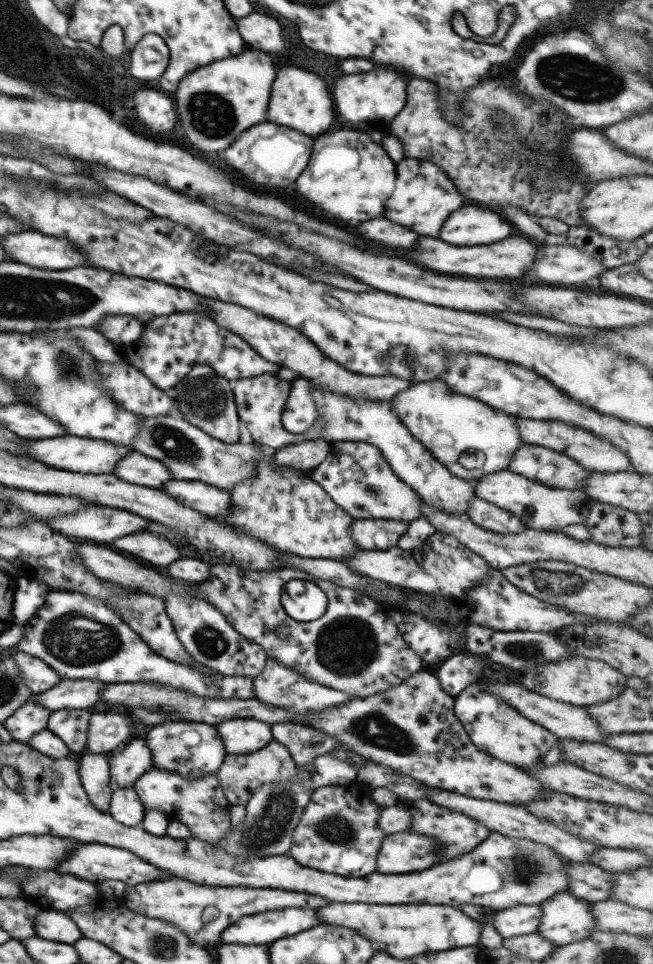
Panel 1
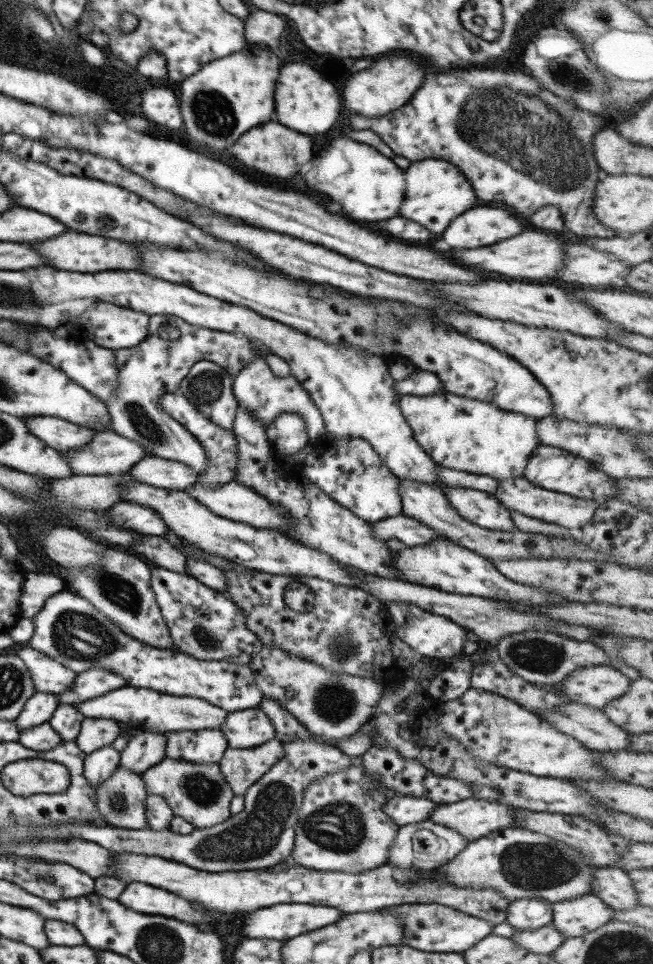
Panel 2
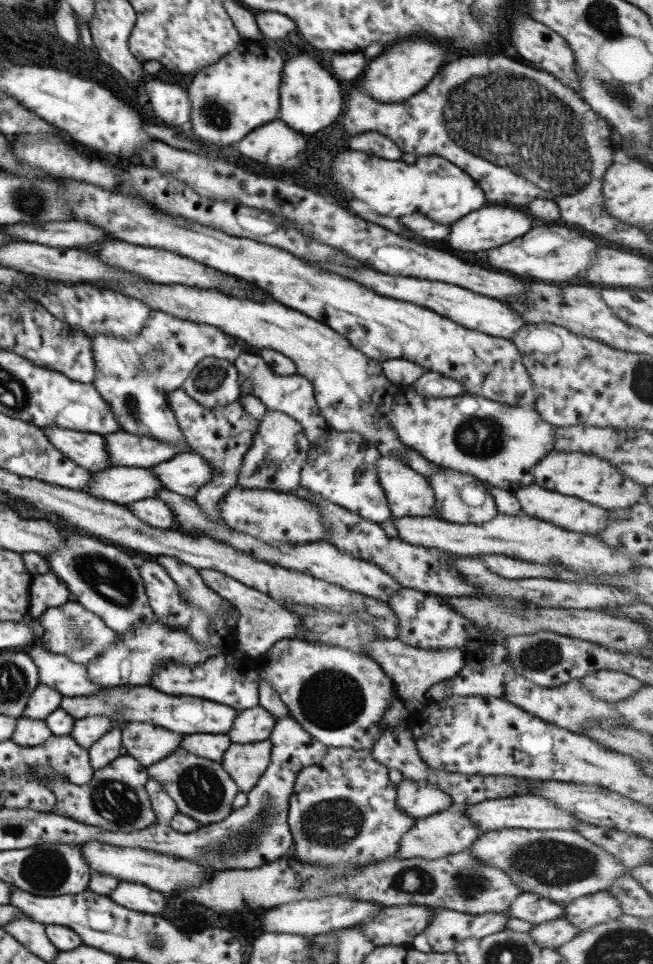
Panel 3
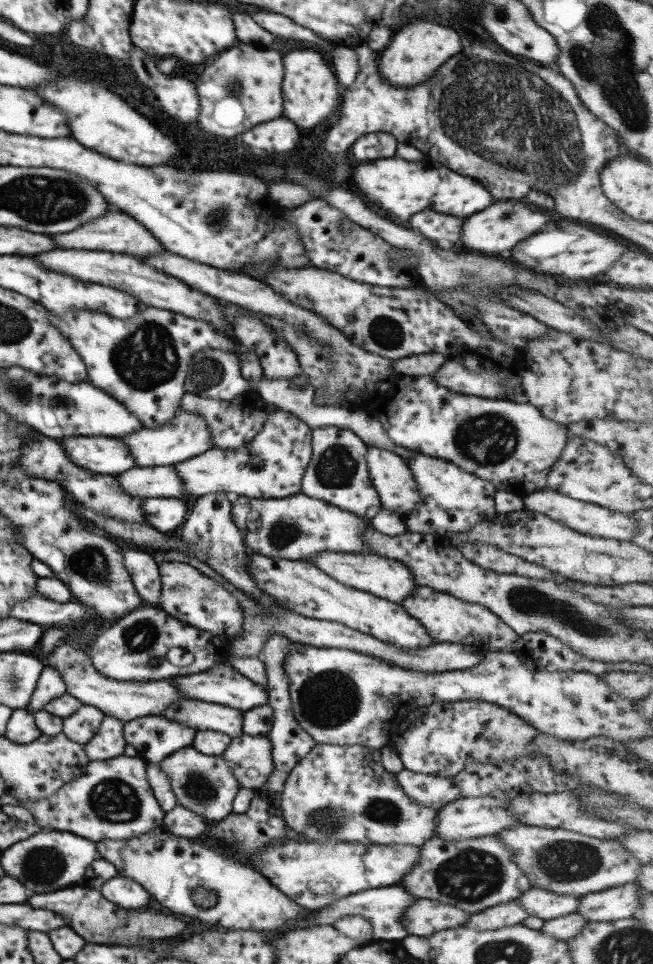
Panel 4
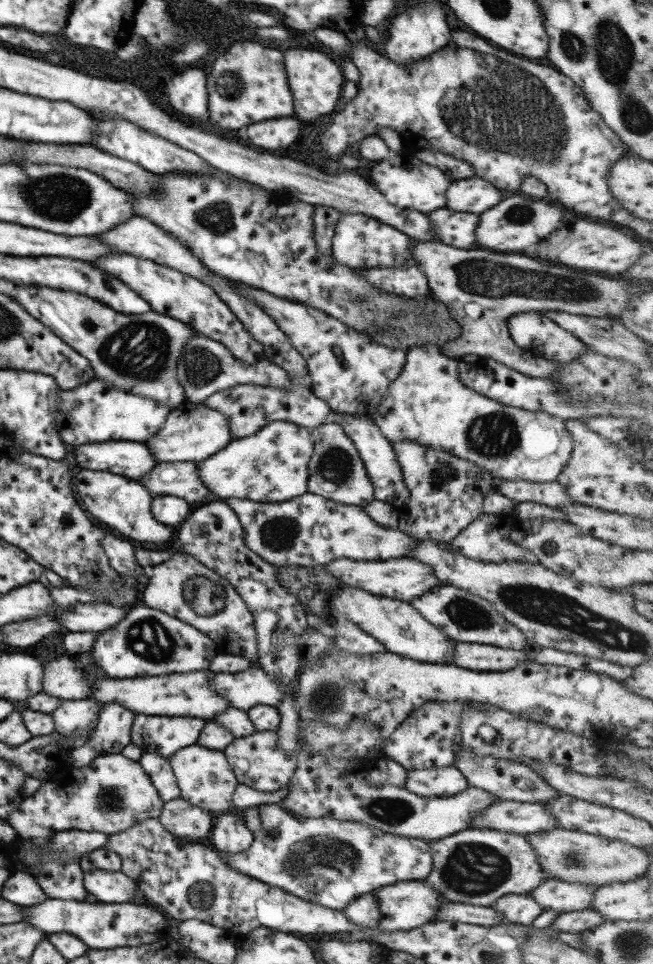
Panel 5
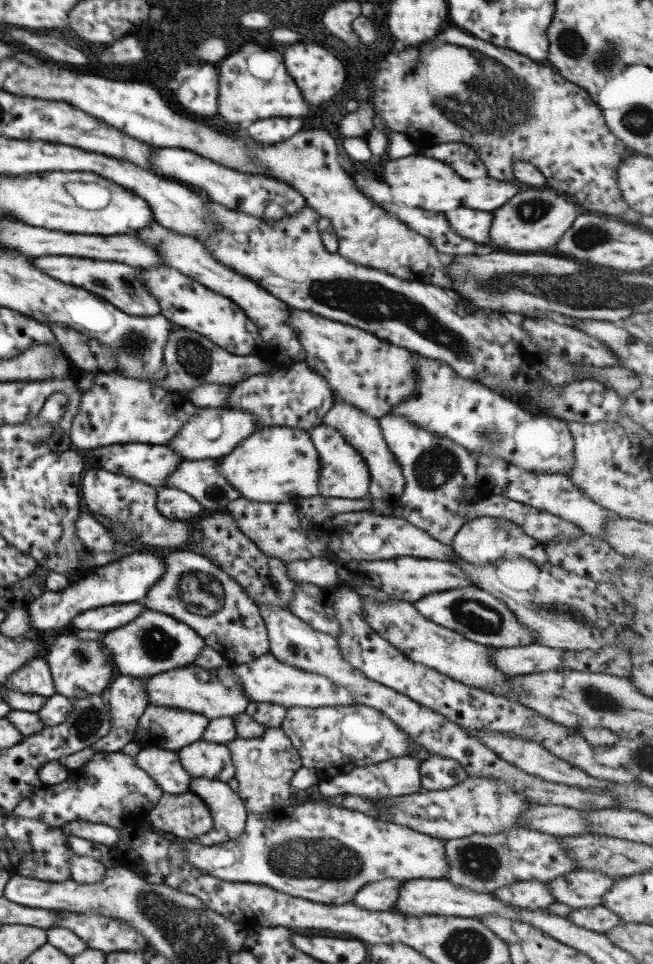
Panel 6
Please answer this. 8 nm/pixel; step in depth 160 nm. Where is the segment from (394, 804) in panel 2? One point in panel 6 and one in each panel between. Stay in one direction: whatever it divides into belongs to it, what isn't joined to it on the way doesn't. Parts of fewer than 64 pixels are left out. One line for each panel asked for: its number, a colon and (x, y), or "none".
3: (417, 799)
4: (430, 791)
5: (439, 782)
6: (437, 772)

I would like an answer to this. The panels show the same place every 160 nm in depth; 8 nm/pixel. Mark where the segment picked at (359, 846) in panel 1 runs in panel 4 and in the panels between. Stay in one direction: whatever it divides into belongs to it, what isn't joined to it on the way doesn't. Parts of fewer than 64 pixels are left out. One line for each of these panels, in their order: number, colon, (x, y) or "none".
2: (341, 826)
3: (344, 809)
4: (334, 793)

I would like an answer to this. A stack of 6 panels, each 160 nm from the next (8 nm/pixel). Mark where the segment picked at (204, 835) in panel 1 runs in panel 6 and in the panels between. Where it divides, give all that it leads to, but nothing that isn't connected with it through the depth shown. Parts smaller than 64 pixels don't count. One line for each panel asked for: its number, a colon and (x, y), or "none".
2: (197, 793)
3: (200, 789)
4: (203, 784)
5: (204, 778)
6: (200, 759)

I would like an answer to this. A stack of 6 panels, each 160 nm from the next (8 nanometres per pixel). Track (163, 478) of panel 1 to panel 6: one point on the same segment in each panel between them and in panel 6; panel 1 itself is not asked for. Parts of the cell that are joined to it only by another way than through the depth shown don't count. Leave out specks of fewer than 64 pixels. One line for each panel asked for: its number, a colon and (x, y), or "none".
2: (165, 474)
3: (183, 474)
4: (271, 464)
5: (270, 466)
6: (275, 464)

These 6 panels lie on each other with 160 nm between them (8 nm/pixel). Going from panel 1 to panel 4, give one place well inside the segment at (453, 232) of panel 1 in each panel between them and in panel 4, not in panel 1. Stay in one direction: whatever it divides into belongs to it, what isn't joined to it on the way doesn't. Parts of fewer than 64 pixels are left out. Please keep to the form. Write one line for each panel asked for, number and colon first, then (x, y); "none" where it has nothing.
2: (477, 227)
3: (491, 226)
4: (498, 227)

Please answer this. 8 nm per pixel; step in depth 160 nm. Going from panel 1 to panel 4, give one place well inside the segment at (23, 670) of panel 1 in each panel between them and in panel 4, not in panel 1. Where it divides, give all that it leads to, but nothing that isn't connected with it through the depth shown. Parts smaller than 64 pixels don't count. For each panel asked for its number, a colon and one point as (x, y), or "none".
2: (47, 676)
3: (56, 671)
4: (124, 700)

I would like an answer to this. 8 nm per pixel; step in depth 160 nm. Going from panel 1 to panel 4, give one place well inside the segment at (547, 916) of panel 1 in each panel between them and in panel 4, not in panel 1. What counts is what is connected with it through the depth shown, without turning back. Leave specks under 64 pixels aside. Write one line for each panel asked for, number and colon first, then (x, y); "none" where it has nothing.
2: (575, 917)
3: (600, 907)
4: (620, 902)

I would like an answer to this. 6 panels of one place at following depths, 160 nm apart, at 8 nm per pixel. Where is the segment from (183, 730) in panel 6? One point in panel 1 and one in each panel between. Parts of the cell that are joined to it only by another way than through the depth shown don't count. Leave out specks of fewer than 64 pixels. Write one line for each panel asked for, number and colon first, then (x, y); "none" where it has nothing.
1: (125, 766)
2: (144, 750)
3: (147, 744)
4: (153, 738)
5: (162, 734)

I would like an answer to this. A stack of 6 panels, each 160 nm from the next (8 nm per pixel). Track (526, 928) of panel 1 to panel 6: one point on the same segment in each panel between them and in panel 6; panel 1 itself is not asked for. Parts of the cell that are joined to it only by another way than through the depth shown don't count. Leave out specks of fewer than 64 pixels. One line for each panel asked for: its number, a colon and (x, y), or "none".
2: (526, 913)
3: (529, 907)
4: (536, 902)
5: (555, 895)
6: (577, 889)

